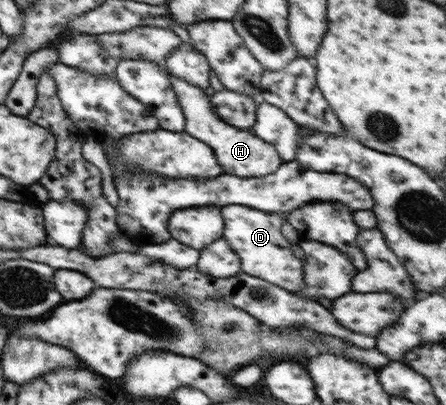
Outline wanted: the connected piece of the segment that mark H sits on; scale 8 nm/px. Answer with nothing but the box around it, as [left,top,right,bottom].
[157,63,284,177]

